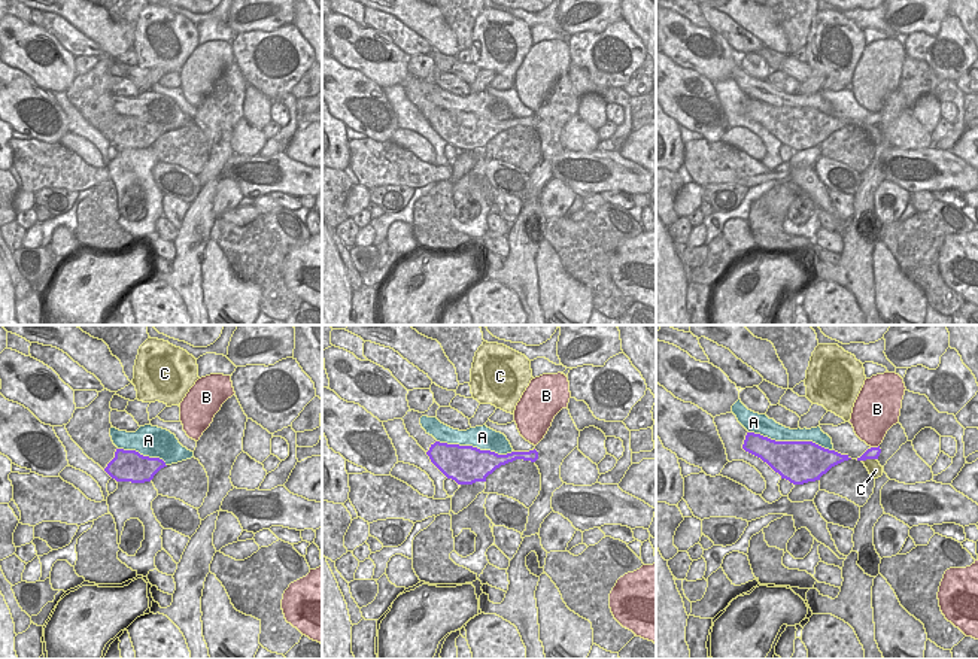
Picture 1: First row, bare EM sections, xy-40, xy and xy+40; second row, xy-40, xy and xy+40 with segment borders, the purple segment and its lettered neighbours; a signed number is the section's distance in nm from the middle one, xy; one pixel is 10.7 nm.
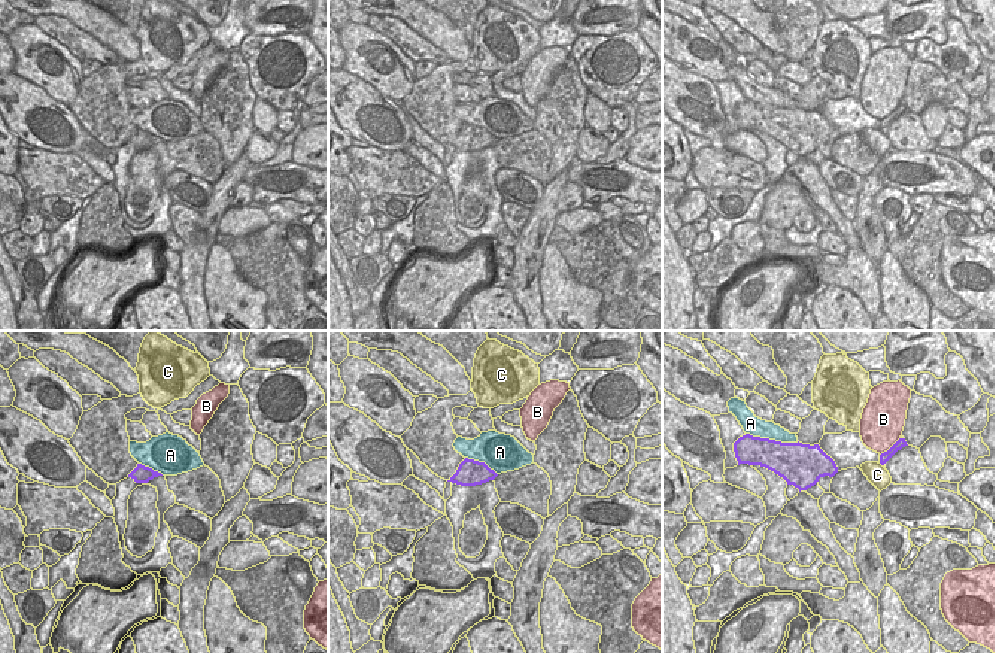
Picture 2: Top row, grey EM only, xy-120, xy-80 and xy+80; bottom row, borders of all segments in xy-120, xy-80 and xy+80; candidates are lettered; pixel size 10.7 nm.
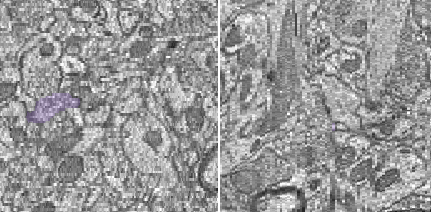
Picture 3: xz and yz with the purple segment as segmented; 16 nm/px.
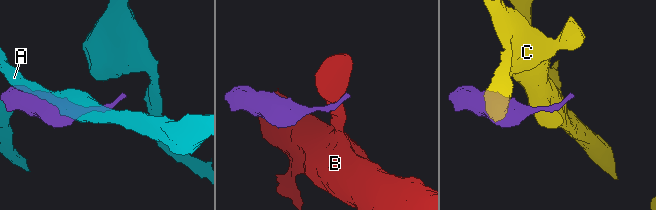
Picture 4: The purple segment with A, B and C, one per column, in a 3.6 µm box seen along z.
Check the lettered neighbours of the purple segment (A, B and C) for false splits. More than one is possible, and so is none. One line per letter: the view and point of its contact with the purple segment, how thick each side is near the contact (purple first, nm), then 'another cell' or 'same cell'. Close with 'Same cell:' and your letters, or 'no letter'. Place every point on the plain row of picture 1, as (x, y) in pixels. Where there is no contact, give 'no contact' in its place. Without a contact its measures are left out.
A: xy+40 (790, 108) | 460/190 nm | another cell
B: xy+40 (874, 114) | 130/380 nm | another cell
C: xy+40 (868, 124) | 130/160 nm | another cell
Same cell: no letter

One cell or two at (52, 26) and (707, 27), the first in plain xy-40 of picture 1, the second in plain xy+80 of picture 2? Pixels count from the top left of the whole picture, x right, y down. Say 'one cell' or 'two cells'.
two cells

